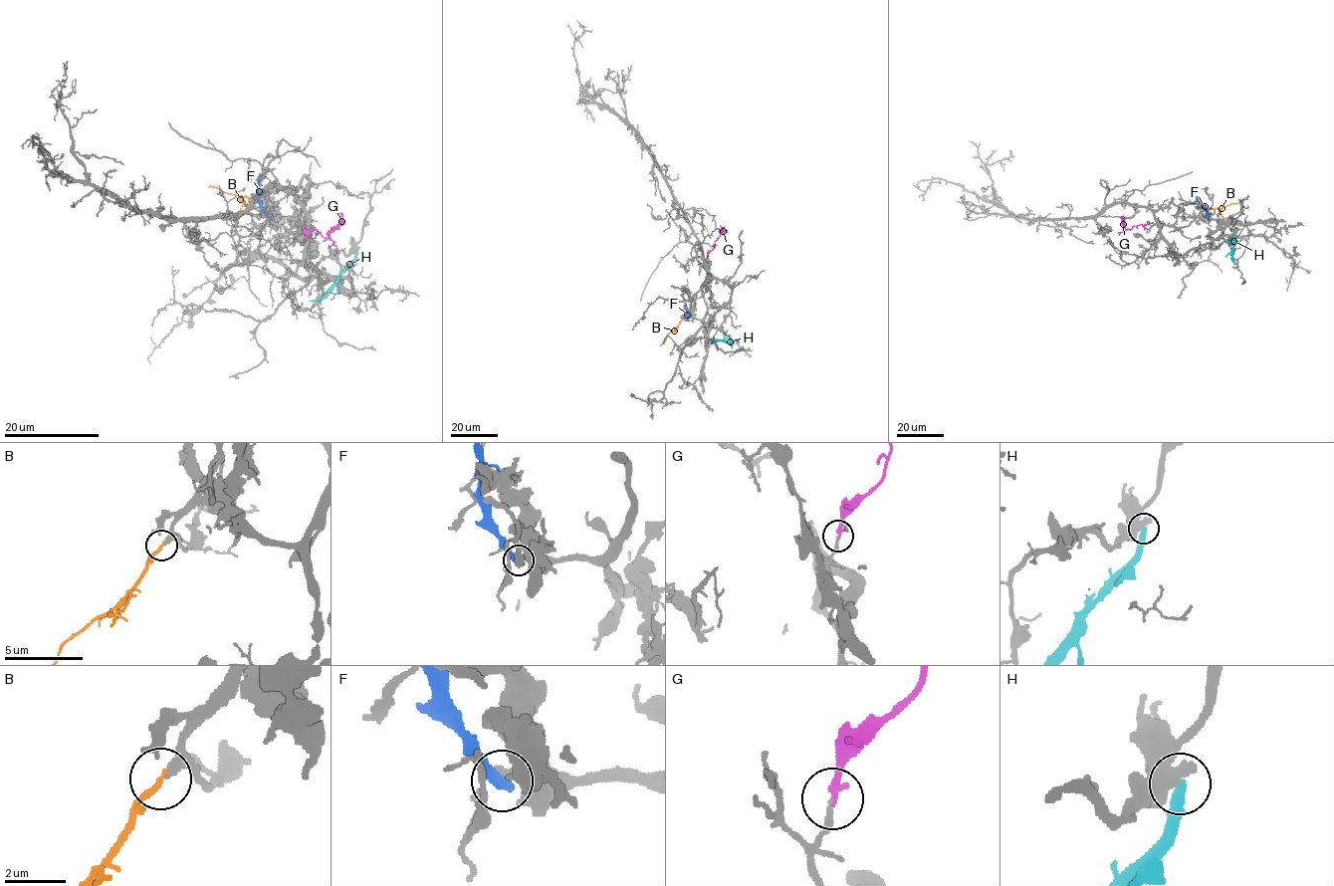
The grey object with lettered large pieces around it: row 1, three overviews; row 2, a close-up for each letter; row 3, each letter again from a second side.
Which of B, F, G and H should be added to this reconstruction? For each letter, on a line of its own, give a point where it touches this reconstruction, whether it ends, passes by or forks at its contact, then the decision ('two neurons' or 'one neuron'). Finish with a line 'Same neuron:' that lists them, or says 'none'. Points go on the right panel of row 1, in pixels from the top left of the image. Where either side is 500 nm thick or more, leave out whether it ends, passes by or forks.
B: (1212, 209) | it ends | one neuron
F: (1209, 219) | it ends | two neurons
G: (1148, 224) | it ends | one neuron
H: (1233, 235) | it ends | two neurons
Same neuron: B, G

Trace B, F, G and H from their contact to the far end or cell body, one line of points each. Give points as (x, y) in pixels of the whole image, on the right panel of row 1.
B: (1212, 208), (1237, 204)
F: (1208, 219), (1205, 206), (1196, 196)
G: (1148, 224), (1127, 229), (1123, 216)
H: (1233, 234), (1232, 256), (1235, 260)

